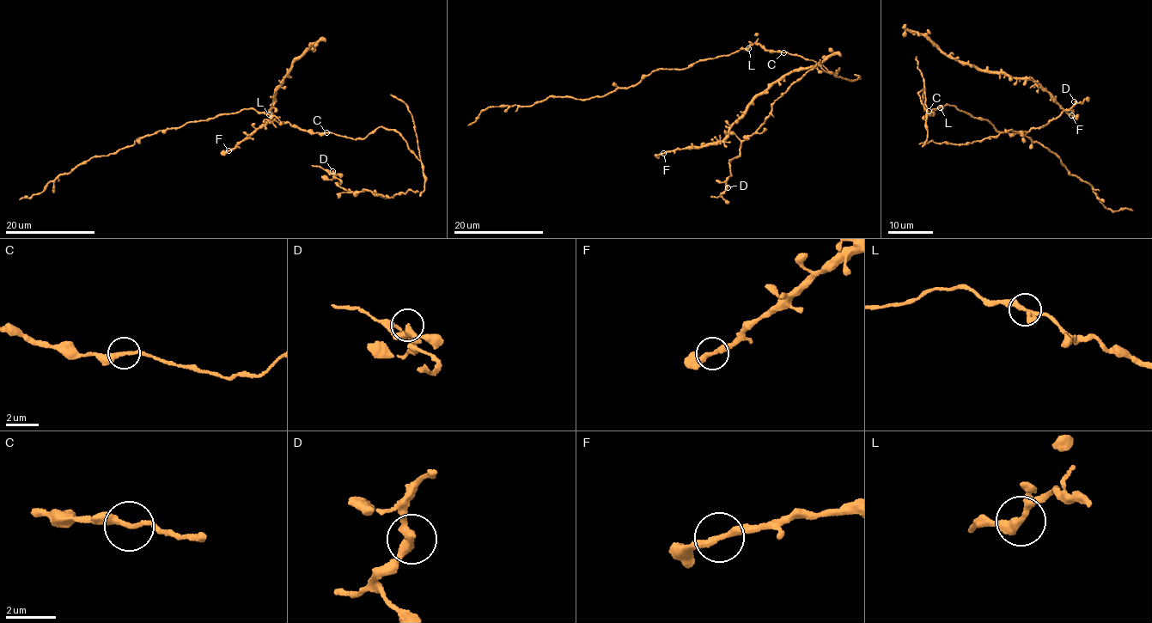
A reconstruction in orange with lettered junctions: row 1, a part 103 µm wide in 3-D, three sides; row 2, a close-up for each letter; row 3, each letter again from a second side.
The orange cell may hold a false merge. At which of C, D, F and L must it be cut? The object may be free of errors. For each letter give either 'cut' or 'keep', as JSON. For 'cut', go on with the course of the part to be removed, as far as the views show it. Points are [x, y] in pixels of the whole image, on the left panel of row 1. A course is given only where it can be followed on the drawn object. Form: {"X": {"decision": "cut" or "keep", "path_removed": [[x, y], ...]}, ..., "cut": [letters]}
{"C": {"decision": "keep"}, "D": {"decision": "keep"}, "F": {"decision": "keep"}, "L": {"decision": "keep"}, "cut": []}

